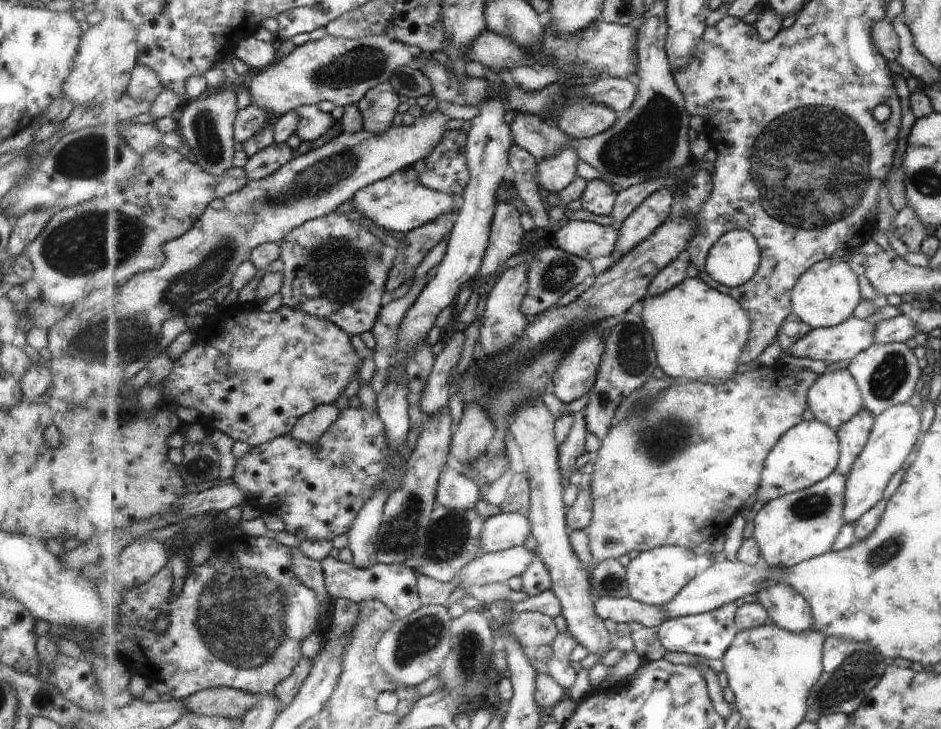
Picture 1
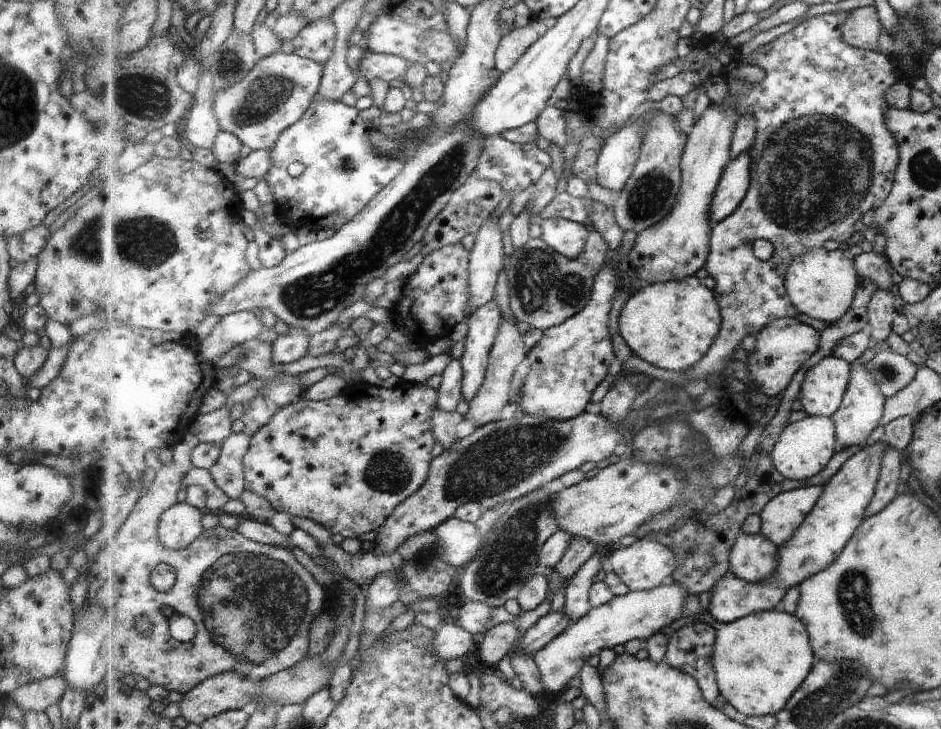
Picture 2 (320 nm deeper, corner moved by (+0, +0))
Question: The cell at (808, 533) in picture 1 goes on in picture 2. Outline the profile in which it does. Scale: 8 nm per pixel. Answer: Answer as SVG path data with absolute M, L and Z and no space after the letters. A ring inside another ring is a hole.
M809 485L782 492L770 500L760 514L762 518L760 533L777 546L784 545L801 523L806 521L824 490L823 485Z

